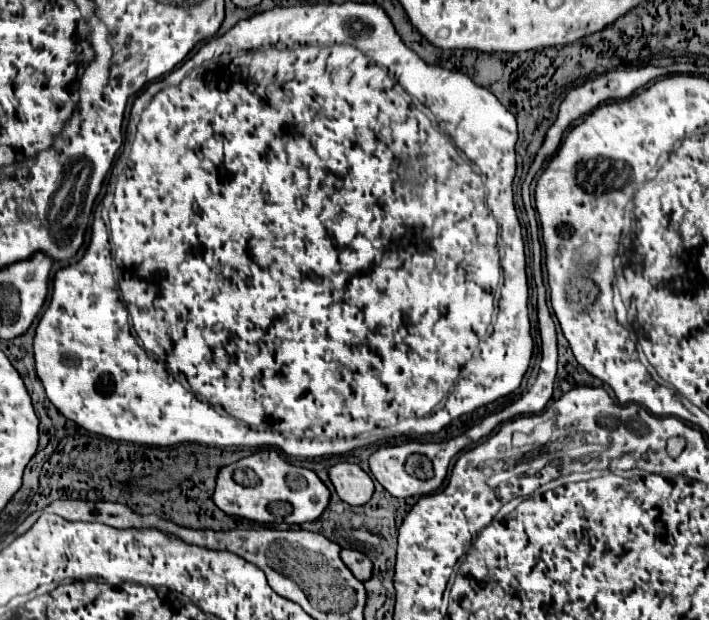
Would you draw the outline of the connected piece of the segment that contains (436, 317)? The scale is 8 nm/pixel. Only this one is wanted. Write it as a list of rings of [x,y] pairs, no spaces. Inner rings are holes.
[[[344,2],[344,4],[304,4],[304,6],[296,5],[288,6],[288,8],[276,6],[276,8],[266,10],[262,14],[254,14],[252,18],[240,20],[224,36],[220,36],[220,38],[216,36],[216,38],[208,40],[176,72],[172,72],[164,80],[148,86],[142,92],[142,98],[146,98],[146,100],[140,100],[140,104],[146,102],[146,108],[142,110],[142,116],[140,116],[140,122],[138,122],[138,132],[134,137],[131,137],[130,141],[125,138],[125,148],[122,148],[124,150],[130,149],[130,162],[128,162],[127,167],[118,166],[127,164],[117,164],[117,166],[115,164],[113,166],[113,169],[117,169],[116,167],[125,169],[118,176],[116,190],[114,190],[114,204],[110,208],[112,242],[116,246],[116,268],[120,272],[120,292],[122,292],[124,306],[122,306],[122,302],[118,298],[118,292],[116,292],[109,230],[102,220],[95,217],[94,212],[94,221],[91,226],[92,236],[86,254],[78,264],[66,266],[64,270],[56,272],[52,300],[50,300],[50,304],[48,304],[48,308],[46,308],[38,328],[36,328],[36,336],[34,336],[34,358],[36,358],[38,378],[44,384],[48,400],[68,420],[76,422],[78,426],[86,428],[92,434],[100,434],[100,436],[106,436],[106,438],[112,438],[112,440],[136,442],[140,445],[170,447],[180,444],[180,442],[198,442],[198,444],[219,448],[229,446],[238,448],[273,447],[278,448],[280,452],[284,452],[288,456],[296,456],[299,459],[322,459],[333,455],[343,455],[350,452],[350,450],[354,450],[354,448],[360,448],[360,446],[389,438],[436,434],[444,426],[448,426],[454,418],[458,418],[466,412],[472,412],[472,410],[476,410],[484,404],[490,404],[490,402],[494,402],[502,396],[508,396],[520,386],[520,382],[522,382],[522,378],[528,370],[530,356],[532,356],[532,336],[530,336],[530,318],[528,318],[528,280],[526,280],[526,276],[522,276],[522,272],[526,272],[524,242],[522,242],[522,236],[520,236],[520,222],[518,222],[514,202],[512,202],[512,180],[514,180],[514,174],[516,174],[514,146],[516,146],[516,140],[518,140],[516,118],[514,118],[512,112],[508,112],[500,104],[500,100],[490,90],[474,84],[467,74],[426,64],[416,52],[412,52],[402,42],[402,38],[394,30],[394,24],[390,22],[386,12],[378,4]]]

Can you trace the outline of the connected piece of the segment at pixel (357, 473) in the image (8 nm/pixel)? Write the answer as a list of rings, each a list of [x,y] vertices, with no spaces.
[[[348,462],[334,464],[328,468],[328,476],[336,488],[336,494],[346,504],[362,506],[372,498],[374,482],[358,464],[348,464]]]

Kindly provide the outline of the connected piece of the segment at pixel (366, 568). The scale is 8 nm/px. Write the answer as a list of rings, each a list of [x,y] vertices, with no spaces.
[[[342,550],[340,558],[358,580],[364,582],[364,580],[368,580],[372,576],[372,562],[362,552],[358,552],[358,550]]]

